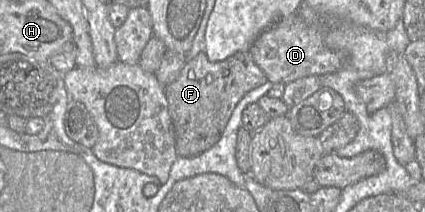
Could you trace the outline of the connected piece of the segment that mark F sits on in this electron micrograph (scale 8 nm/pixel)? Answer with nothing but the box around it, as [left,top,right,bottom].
[164,51,266,156]

